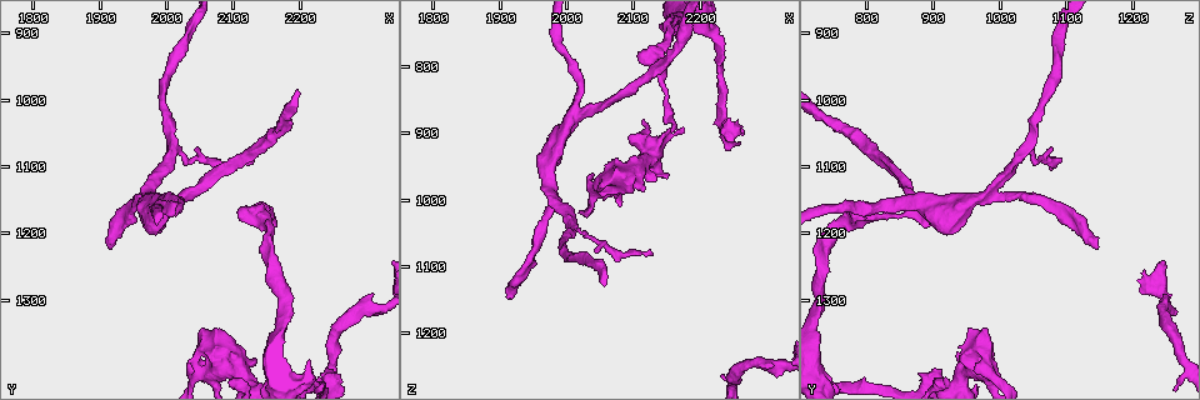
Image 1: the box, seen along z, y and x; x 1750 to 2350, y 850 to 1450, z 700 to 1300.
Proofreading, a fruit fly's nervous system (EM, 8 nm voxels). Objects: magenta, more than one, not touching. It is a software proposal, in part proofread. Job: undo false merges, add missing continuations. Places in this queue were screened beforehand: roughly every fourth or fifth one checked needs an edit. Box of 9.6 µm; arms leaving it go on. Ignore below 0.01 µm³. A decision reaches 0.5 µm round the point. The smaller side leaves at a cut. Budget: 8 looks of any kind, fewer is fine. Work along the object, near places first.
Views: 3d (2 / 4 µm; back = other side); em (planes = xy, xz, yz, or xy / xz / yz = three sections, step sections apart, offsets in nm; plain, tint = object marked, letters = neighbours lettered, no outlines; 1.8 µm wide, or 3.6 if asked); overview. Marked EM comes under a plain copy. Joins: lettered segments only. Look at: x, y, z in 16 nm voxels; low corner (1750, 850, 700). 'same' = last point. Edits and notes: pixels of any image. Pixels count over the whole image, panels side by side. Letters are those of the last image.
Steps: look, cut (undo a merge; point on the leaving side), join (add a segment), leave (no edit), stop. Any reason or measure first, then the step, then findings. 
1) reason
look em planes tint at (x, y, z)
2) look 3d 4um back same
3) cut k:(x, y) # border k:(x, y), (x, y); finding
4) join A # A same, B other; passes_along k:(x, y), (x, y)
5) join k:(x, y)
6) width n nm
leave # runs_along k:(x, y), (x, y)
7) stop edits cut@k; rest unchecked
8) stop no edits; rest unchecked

tapers out
look 3d 4um at (2130, 1095, 1080)

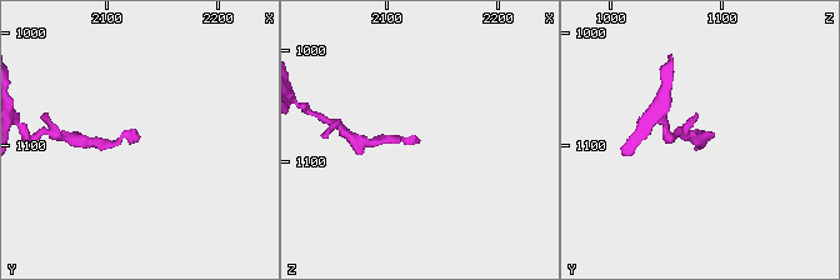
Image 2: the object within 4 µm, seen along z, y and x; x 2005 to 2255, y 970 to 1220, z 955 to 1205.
need the tissue
look em planes tint at (2128, 1096, 1082)

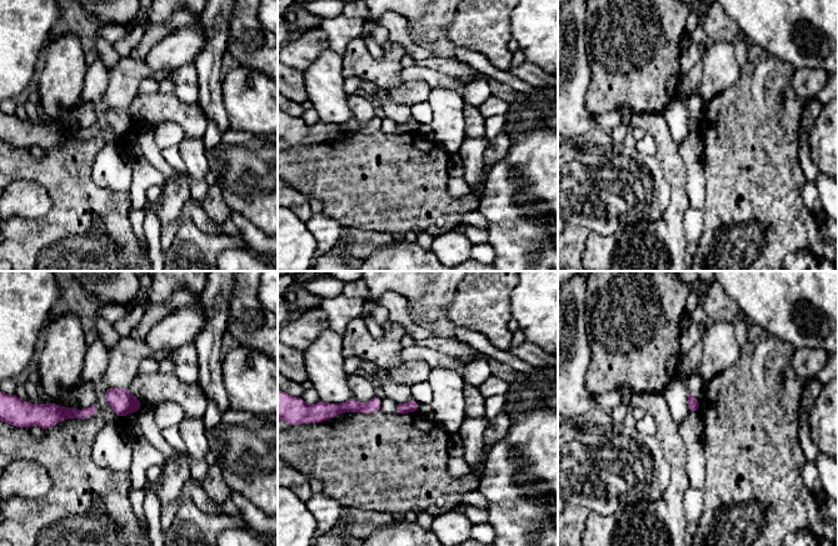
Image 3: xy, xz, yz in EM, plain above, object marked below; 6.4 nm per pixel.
what lies round it
look em planes letters same

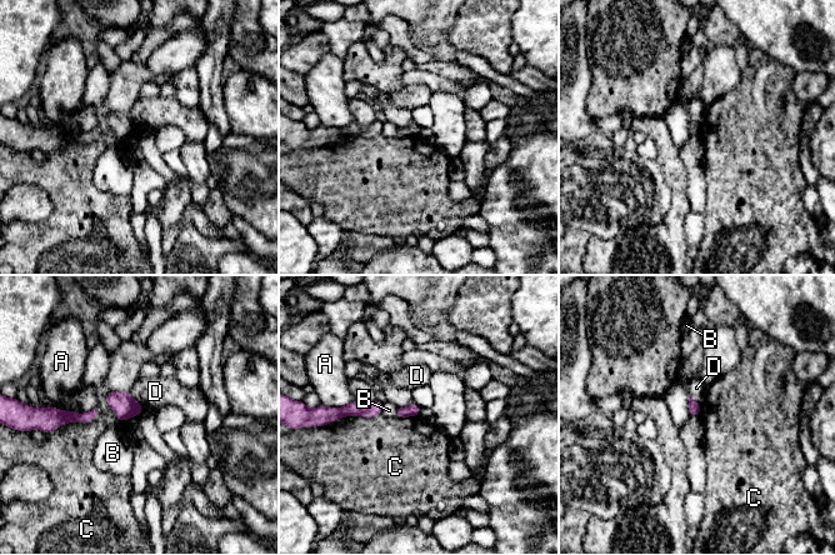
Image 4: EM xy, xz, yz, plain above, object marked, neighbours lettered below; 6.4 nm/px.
longest_contact C 340 nm
leave # A other, B other, C other, D other; border 4:(100, 410), (54, 430); none of them fits

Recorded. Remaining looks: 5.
a narrow waist
look 3d 4um at (1980, 1140, 980)

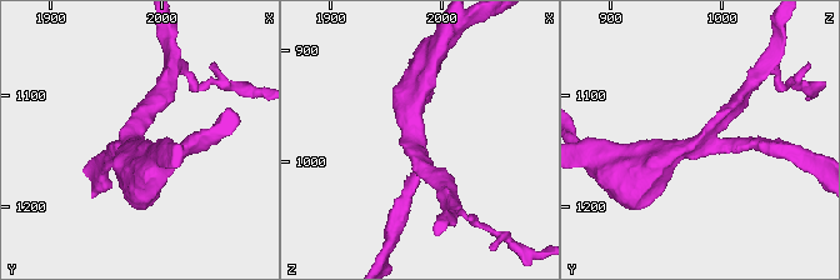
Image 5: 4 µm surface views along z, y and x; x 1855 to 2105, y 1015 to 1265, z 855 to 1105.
arms 3; arm_widths 170, 220, 420 nm
look em planes letters at (1978, 1140, 986)

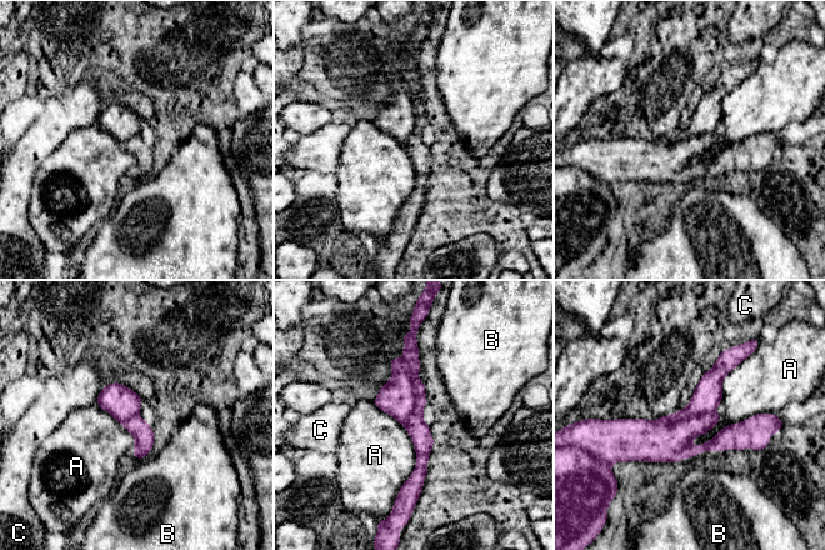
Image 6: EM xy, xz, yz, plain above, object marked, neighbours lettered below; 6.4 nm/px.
cut 6:(656, 441) # A other, B other, C other; border 6:(714, 411), (673, 423), (660, 419); a second neuron is stuck on

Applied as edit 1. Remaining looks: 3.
stop edits cut@6; rest unchecked

